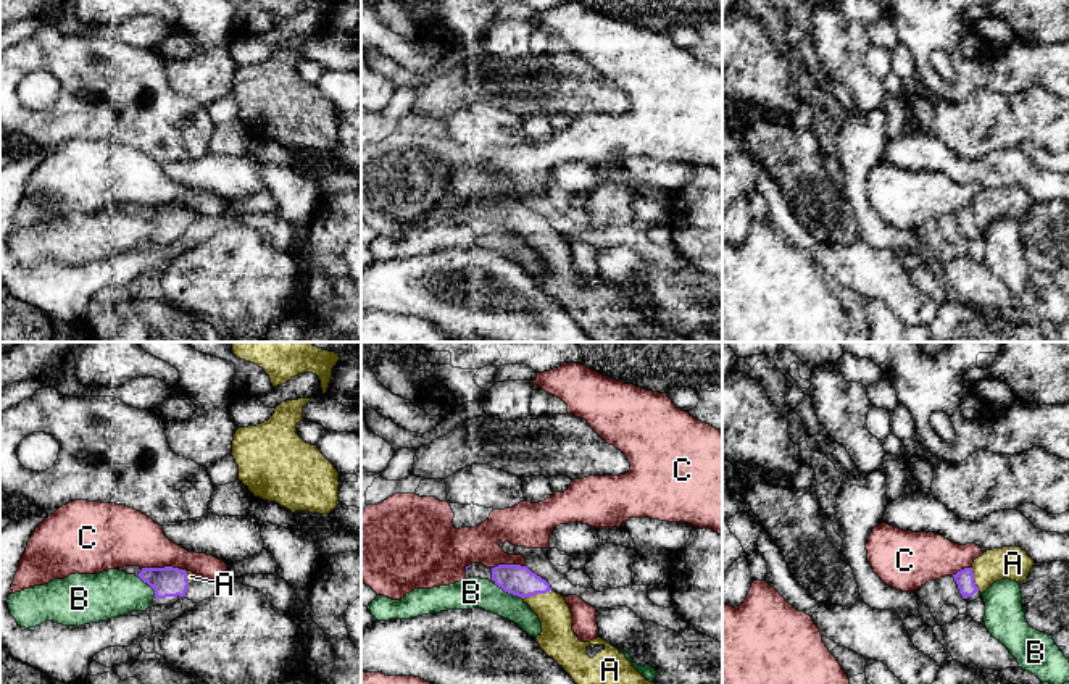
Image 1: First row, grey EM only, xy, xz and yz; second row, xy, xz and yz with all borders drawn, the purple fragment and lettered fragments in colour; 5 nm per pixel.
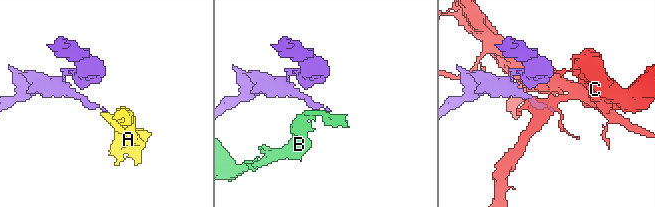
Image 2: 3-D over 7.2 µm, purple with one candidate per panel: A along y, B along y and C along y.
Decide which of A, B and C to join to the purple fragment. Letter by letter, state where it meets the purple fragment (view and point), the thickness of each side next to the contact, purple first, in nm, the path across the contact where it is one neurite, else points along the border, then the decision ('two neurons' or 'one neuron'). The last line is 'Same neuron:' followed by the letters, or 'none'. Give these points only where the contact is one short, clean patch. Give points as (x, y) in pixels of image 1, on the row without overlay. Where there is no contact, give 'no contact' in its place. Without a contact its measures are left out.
A: xz (536, 233) | 150/180 nm | across xz (516, 218), (536, 233), (557, 257), (557, 278) | one neuron
B: xz (508, 231) | 150/150 nm | along xz (495, 221), (521, 237) | two neurons
C: xy (160, 207) | 150/300 nm | two neurons
Same neuron: A

